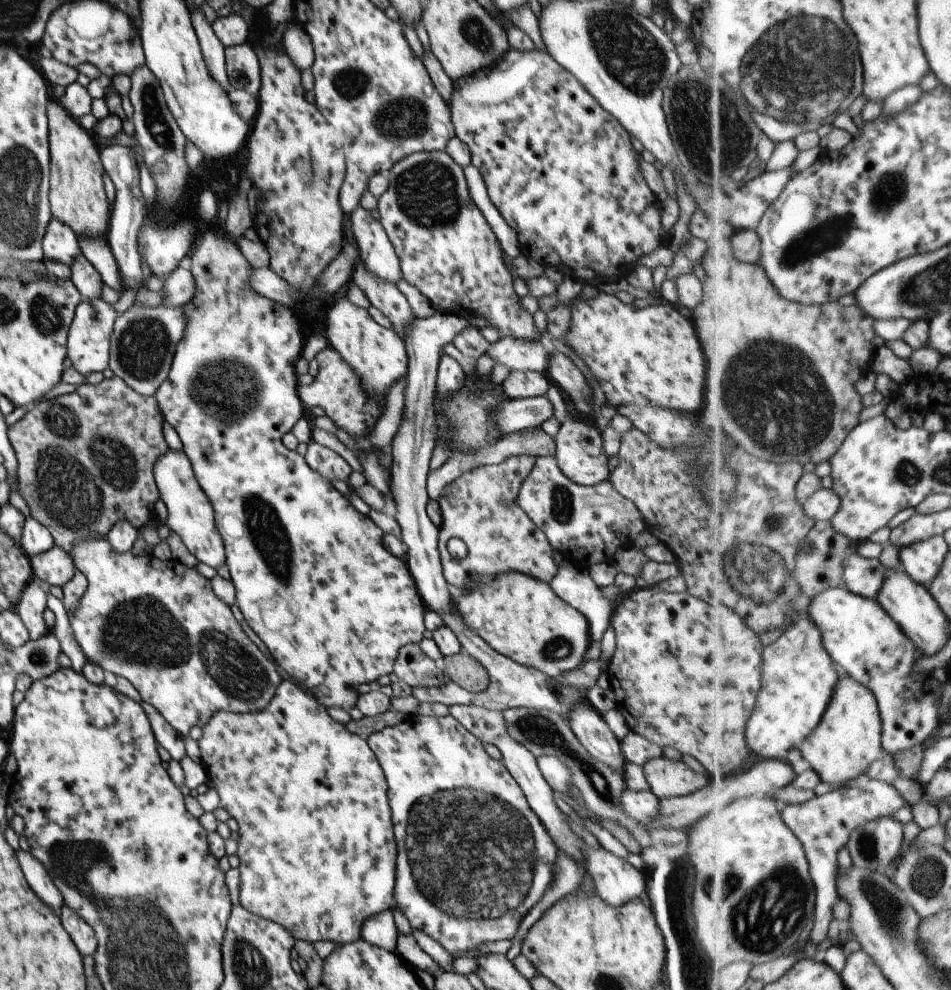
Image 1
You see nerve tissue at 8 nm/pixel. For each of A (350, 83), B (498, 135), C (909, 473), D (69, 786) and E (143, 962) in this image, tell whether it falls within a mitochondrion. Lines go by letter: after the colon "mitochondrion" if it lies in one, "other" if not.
A: mitochondrion
B: other
C: mitochondrion
D: other
E: mitochondrion

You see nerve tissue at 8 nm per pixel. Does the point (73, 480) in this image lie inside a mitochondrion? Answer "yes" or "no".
yes

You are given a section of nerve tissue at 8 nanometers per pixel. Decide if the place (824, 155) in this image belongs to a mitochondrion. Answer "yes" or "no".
no

